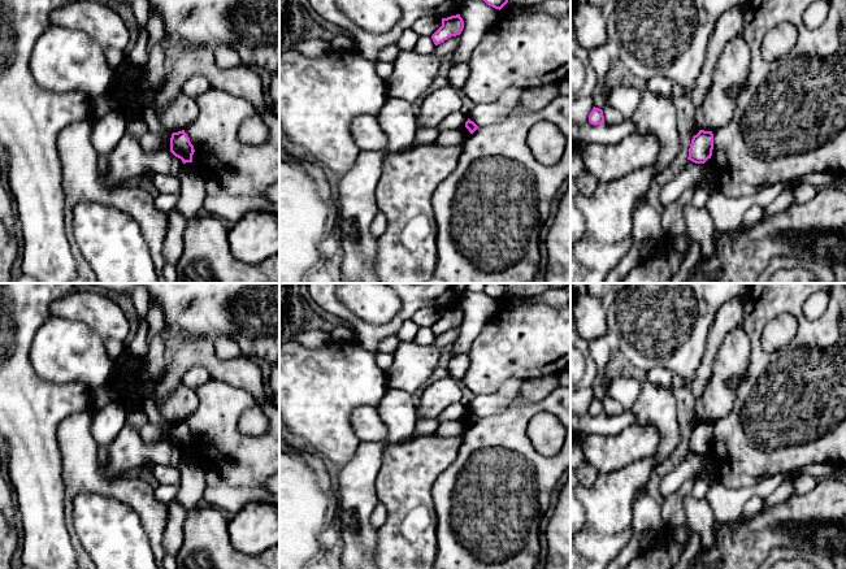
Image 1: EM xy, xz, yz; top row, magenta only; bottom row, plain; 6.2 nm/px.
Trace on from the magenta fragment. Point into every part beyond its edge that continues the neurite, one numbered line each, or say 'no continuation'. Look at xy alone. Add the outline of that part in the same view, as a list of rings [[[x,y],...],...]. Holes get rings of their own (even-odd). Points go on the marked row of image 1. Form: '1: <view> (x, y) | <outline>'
no continuation

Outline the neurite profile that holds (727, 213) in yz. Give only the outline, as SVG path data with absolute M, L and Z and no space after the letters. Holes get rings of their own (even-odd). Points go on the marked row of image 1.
M830 171L811 173L790 182L778 182L773 186L762 188L758 194L746 197L728 197L721 194L719 187L707 191L707 203L704 209L712 218L716 230L730 231L742 226L743 216L754 204L763 208L769 205L784 190L794 190L802 183L815 186L817 188L833 184L836 178L841 175Z

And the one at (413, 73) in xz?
M402 51L394 62L394 71L387 79L389 95L417 107L441 73L443 73L442 57L438 55Z

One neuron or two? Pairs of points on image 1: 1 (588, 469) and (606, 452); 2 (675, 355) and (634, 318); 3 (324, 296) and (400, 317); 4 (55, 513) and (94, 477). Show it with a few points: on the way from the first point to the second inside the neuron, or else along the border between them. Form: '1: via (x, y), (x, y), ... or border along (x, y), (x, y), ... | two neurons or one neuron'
1: border along (584, 454), (599, 472) | two neurons
2: via (664, 344), (645, 325) | one neuron
3: via (343, 312), (363, 330), (381, 330) | one neuron
4: border along (61, 476), (64, 482), (65, 528), (70, 535) | two neurons

